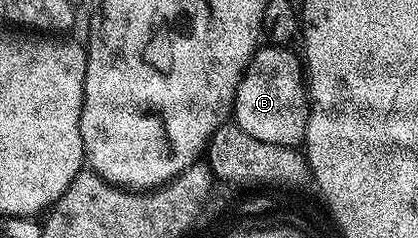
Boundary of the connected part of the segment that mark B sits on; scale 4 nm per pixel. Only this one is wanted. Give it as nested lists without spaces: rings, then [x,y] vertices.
[[[264,44],[256,49],[255,57],[244,71],[241,83],[235,92],[233,110],[234,124],[245,131],[245,135],[253,135],[253,139],[261,139],[261,143],[277,143],[299,147],[307,140],[307,111],[309,108],[309,86],[305,80],[305,65],[294,48],[281,45]]]

